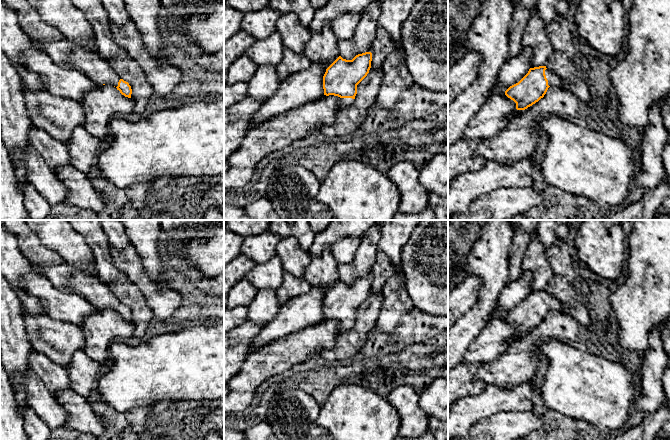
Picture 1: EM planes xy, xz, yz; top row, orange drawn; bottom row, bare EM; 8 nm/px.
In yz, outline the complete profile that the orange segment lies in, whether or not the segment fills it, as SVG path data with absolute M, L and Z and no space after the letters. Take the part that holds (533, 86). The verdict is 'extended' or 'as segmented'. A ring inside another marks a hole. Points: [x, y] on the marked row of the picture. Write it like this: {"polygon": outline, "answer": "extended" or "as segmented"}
{"polygon": "M546 66L530 68L516 84L510 86L505 95L516 103L517 110L525 110L544 97L549 87L562 86L560 77Z", "answer": "extended"}

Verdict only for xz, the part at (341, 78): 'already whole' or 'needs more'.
needs more

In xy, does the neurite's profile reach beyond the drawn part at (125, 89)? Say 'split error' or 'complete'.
split error

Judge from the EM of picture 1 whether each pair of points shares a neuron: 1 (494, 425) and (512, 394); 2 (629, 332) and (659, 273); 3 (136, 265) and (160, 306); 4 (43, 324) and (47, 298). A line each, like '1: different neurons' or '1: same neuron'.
1: different neurons
2: same neuron
3: same neuron
4: different neurons

